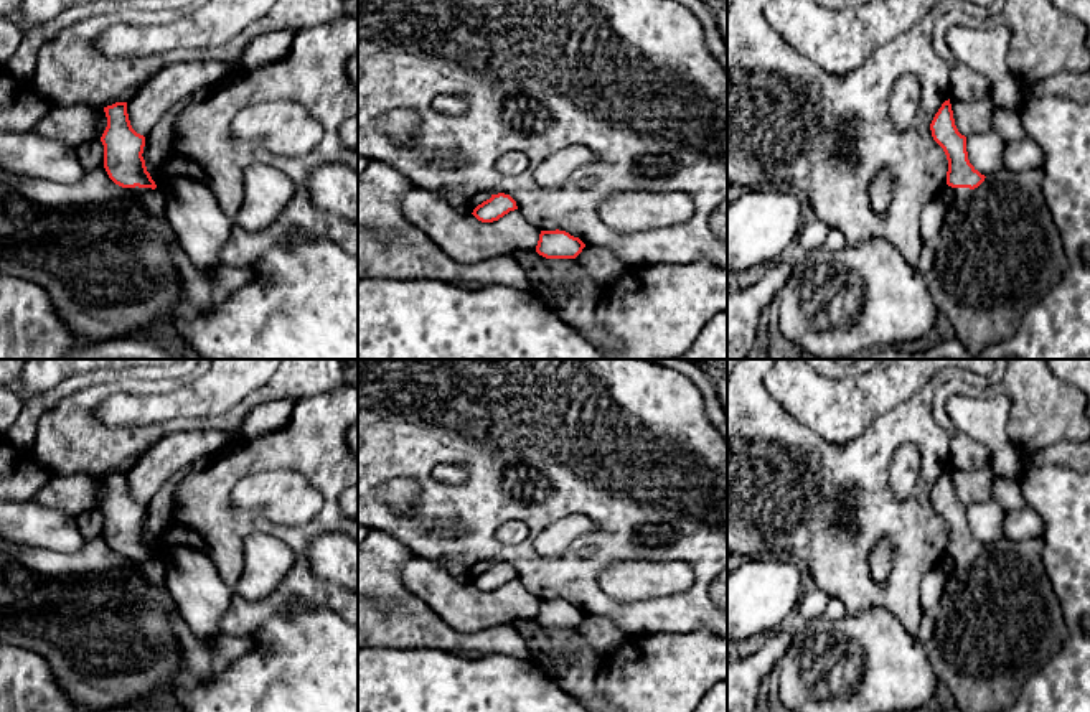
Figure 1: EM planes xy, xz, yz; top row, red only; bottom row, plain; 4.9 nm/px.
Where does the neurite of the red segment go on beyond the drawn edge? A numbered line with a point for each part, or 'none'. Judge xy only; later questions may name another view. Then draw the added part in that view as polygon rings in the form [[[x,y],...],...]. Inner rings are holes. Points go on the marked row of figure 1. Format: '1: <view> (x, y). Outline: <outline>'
1: xy (106, 267). Outline: [[[125,188],[122,198],[71,206],[40,206],[12,214],[0,198],[0,274],[41,287],[63,325],[92,340],[132,338],[181,305],[183,285],[168,251],[176,232],[167,219],[150,214],[142,198],[152,188]]]

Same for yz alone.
1: yz (998, 252). Outline: [[[1034,168],[986,176],[975,190],[953,188],[953,203],[947,208],[943,226],[930,244],[935,260],[927,275],[928,292],[938,312],[953,325],[955,338],[973,358],[988,346],[1014,336],[1024,315],[1062,280],[1069,269],[1064,242],[1042,193],[1042,178],[1044,170]]]

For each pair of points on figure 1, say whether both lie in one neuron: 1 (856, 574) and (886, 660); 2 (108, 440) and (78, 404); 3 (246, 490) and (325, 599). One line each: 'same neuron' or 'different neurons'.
1: different neurons
2: same neuron
3: different neurons

